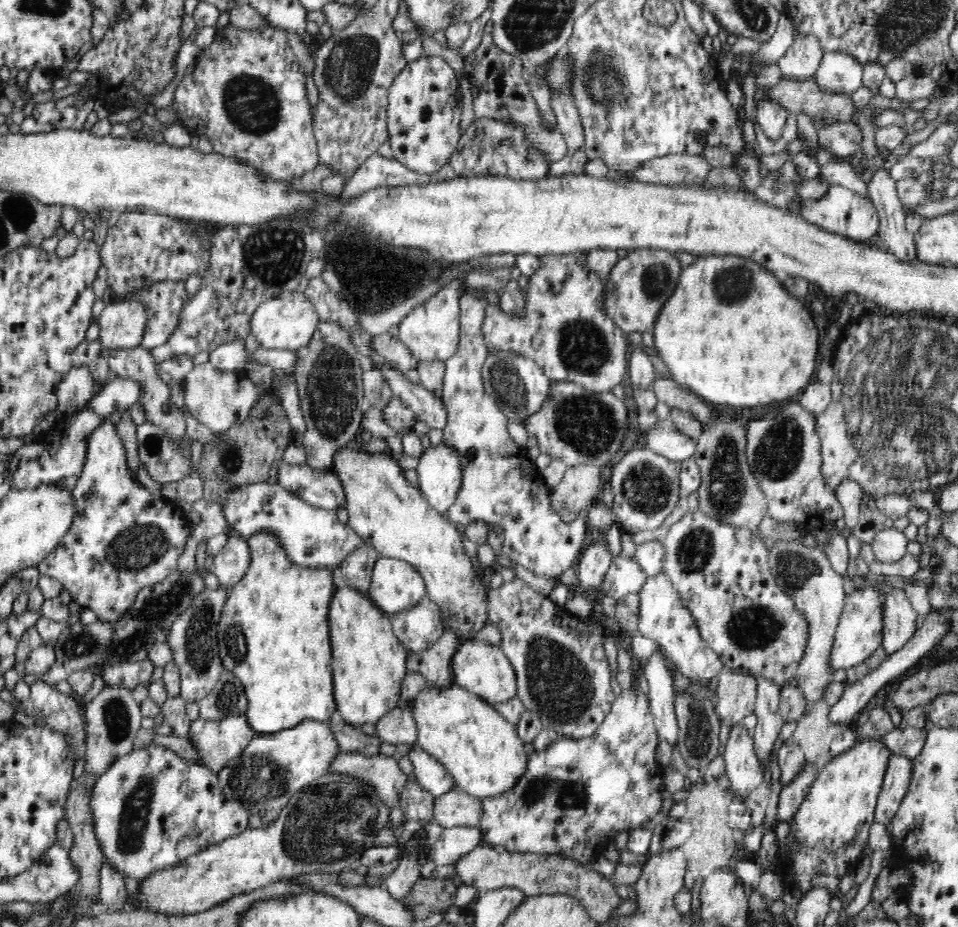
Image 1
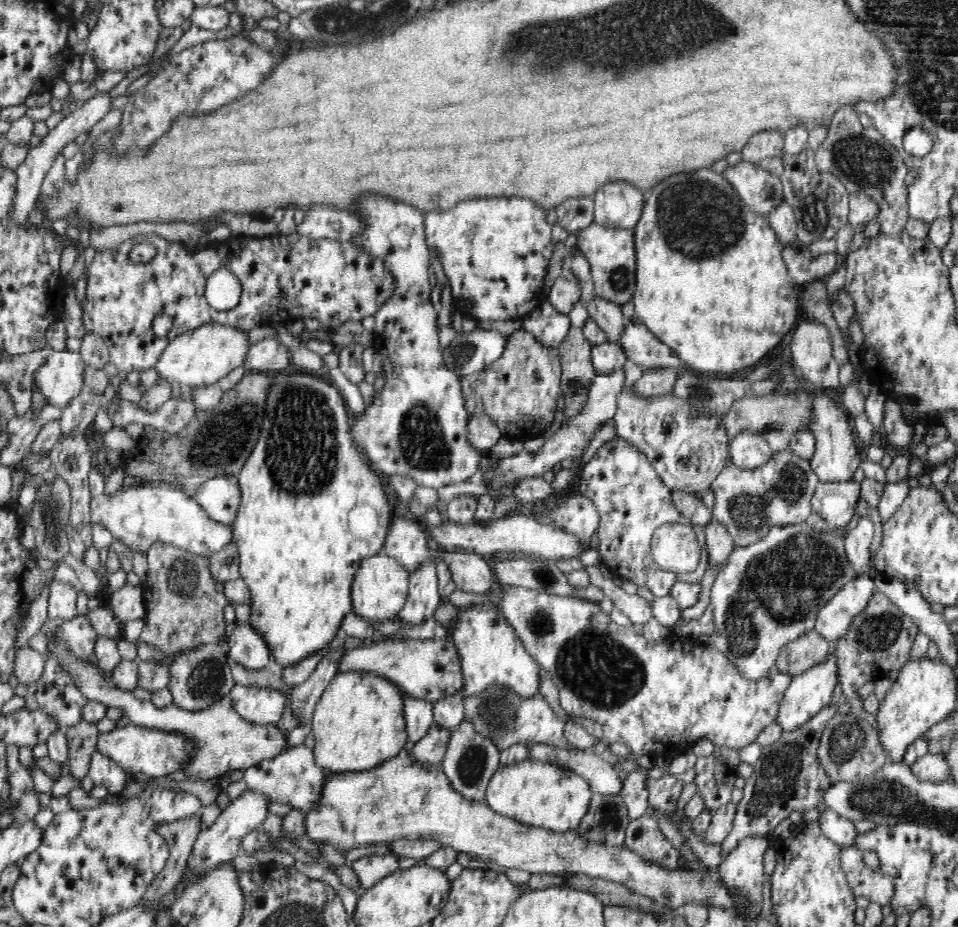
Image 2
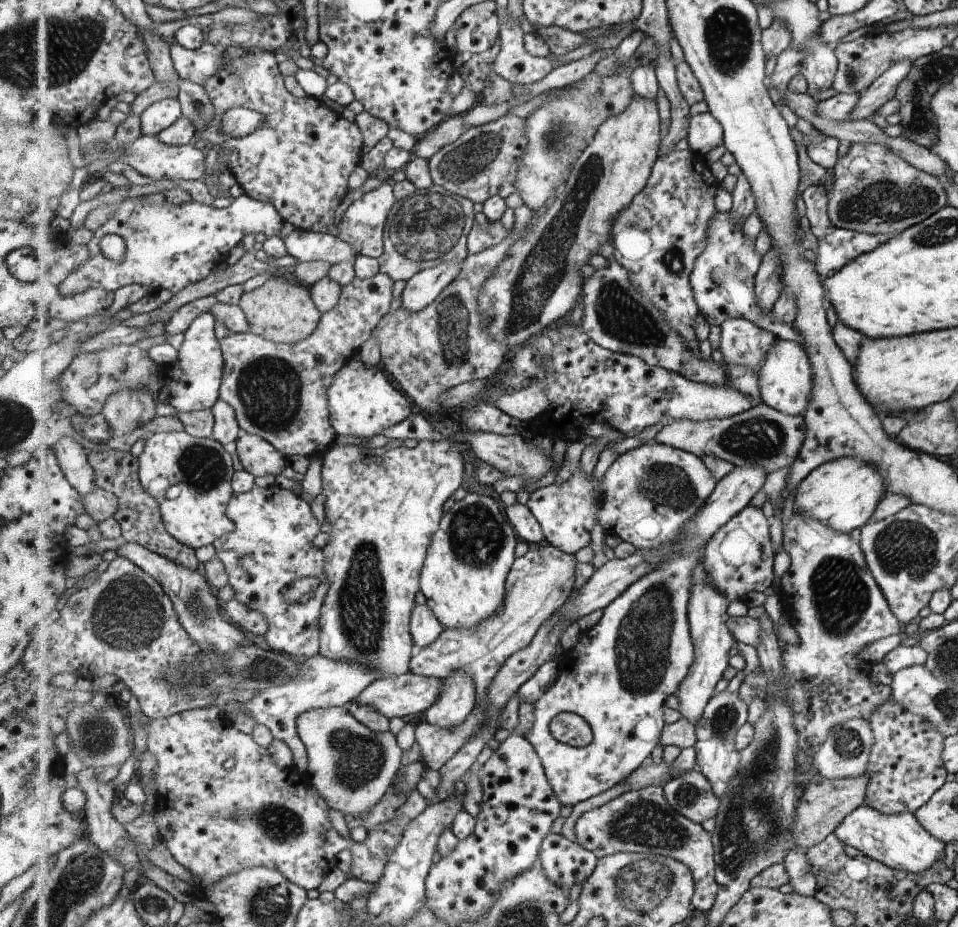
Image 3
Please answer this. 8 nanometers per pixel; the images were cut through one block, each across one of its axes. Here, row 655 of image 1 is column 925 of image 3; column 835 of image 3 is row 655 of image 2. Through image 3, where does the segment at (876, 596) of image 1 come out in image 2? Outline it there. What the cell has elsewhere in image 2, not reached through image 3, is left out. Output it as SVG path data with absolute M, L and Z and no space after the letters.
M832 650L830 659L827 662L817 664L815 667L809 668L806 672L796 675L791 680L786 694L778 704L776 722L782 727L782 732L787 735L789 732L798 730L813 716L816 716L822 708L828 706L837 683L838 671L836 671L836 659Z

